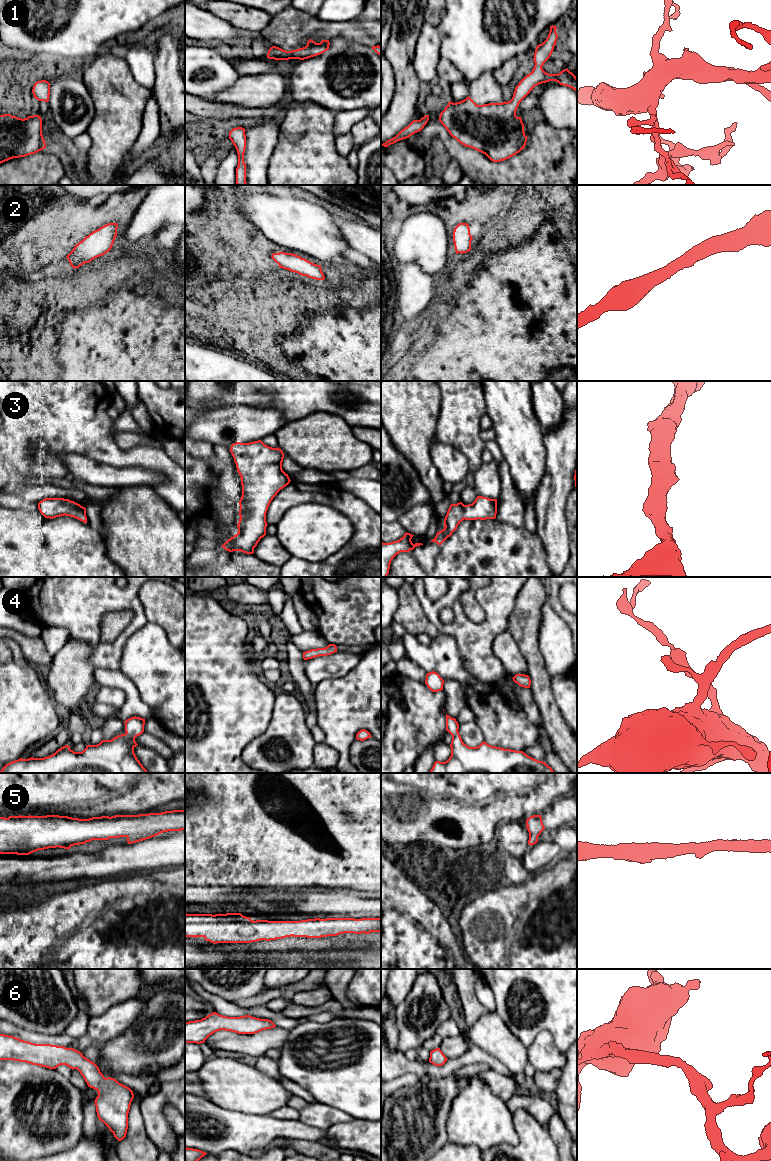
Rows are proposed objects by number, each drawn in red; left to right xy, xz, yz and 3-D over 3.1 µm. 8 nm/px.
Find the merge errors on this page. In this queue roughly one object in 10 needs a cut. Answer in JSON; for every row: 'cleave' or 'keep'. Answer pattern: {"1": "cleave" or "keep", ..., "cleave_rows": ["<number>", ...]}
{"1": "keep", "2": "keep", "3": "keep", "4": "keep", "5": "keep", "6": "keep", "cleave_rows": []}

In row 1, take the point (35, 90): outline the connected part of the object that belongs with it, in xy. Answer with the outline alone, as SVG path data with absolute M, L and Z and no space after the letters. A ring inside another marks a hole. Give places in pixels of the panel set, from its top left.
M46 80L37 81L32 89L34 98L38 101L49 101L50 96L50 83Z

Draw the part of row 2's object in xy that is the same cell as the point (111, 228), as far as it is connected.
M108 223L76 244L66 256L73 269L109 252L117 236L117 228L117 223Z

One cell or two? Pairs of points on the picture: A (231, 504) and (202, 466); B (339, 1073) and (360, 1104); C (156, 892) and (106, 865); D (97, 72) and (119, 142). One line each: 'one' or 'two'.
A: one
B: one
C: two
D: one

